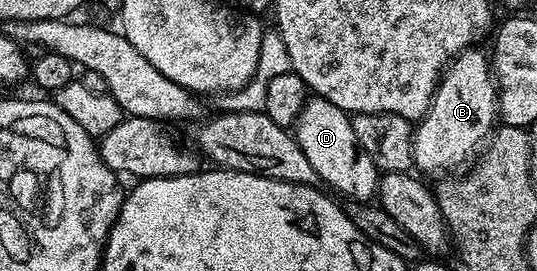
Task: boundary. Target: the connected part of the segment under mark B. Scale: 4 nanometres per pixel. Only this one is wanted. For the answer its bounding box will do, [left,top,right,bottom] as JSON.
[414,47,499,174]

